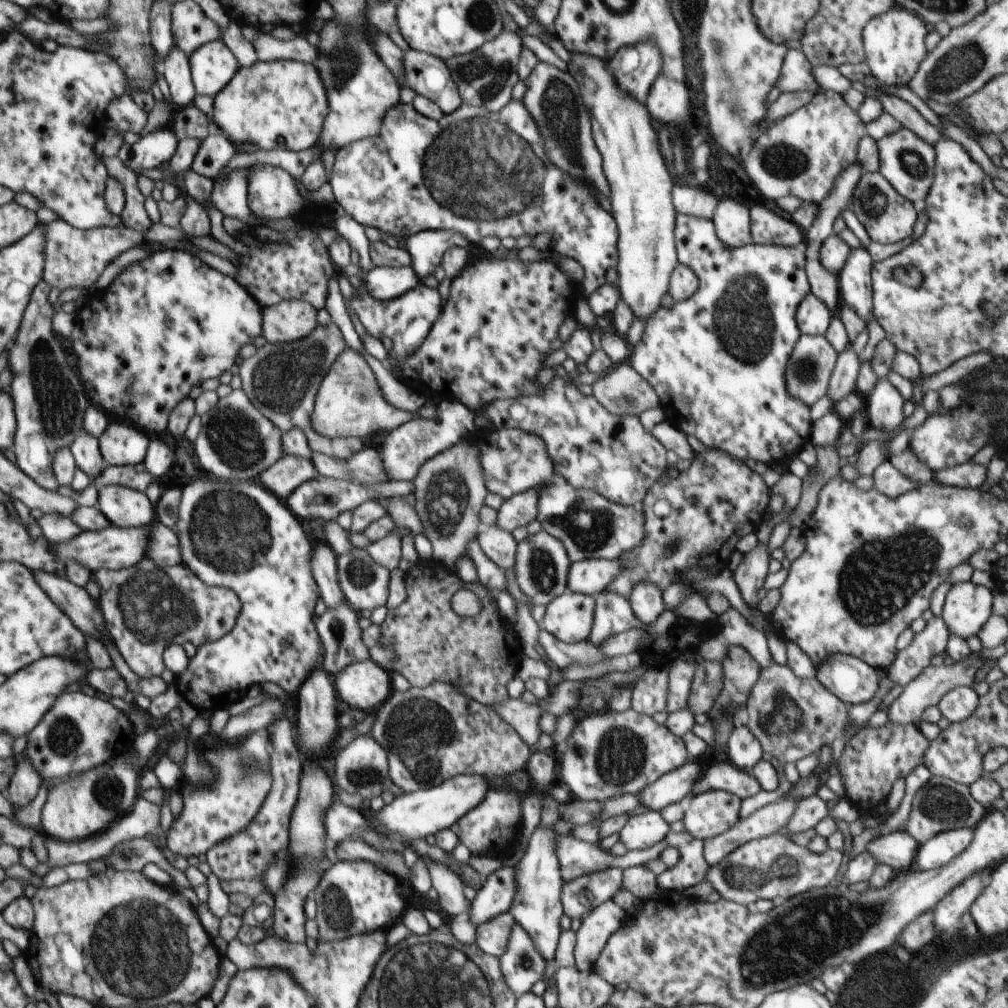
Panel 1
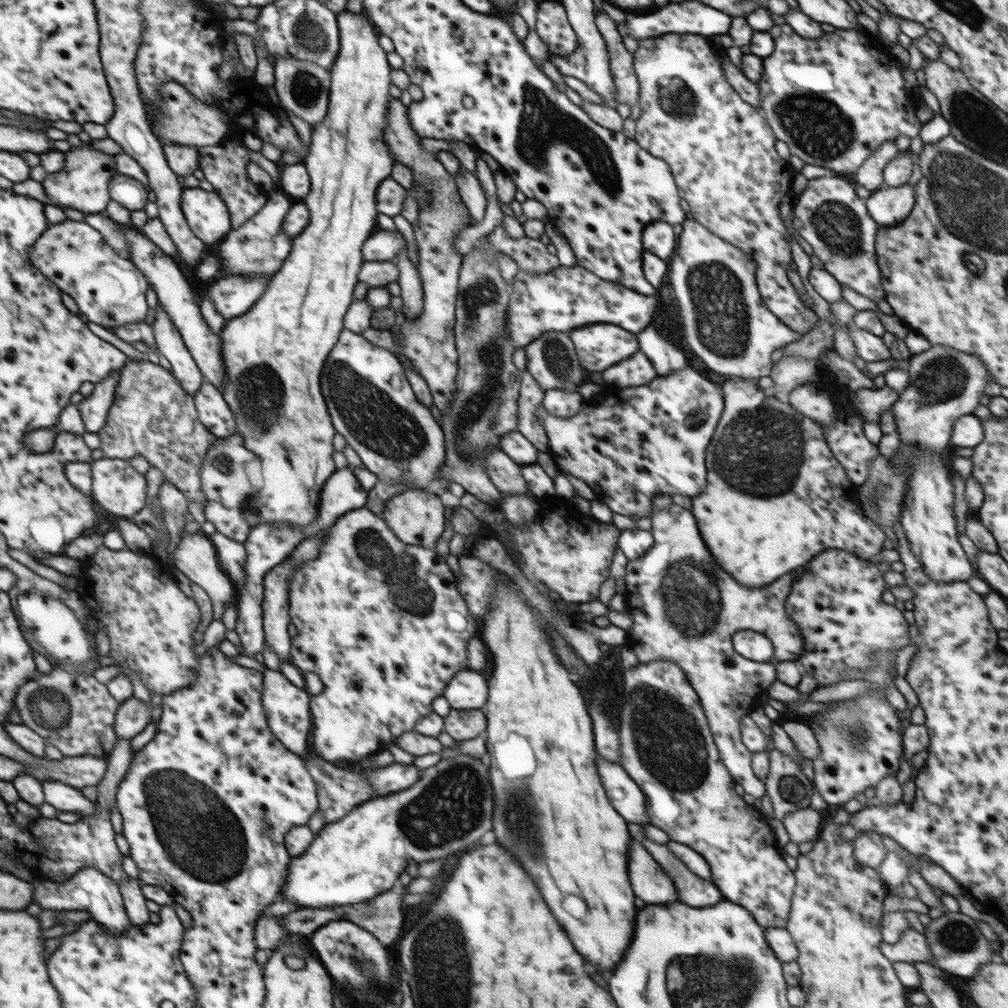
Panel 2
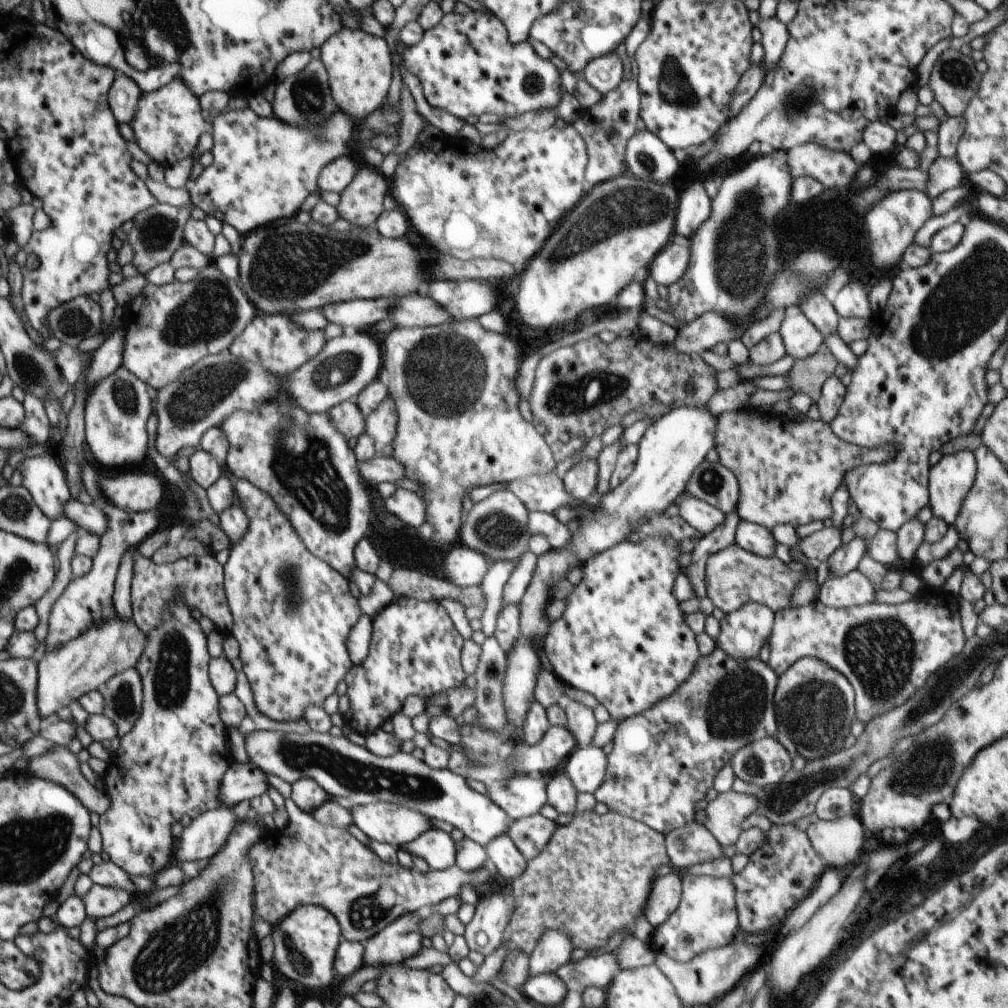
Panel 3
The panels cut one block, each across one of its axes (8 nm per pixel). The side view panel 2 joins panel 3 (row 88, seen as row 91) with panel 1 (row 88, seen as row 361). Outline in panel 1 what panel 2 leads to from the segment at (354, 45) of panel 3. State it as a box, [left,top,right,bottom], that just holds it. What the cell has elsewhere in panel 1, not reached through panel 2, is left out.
[211,59,328,151]

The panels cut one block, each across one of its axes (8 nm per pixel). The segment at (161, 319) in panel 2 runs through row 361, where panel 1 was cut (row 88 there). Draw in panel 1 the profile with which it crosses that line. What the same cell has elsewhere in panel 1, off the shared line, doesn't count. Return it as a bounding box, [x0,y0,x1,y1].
[164,46,195,108]

